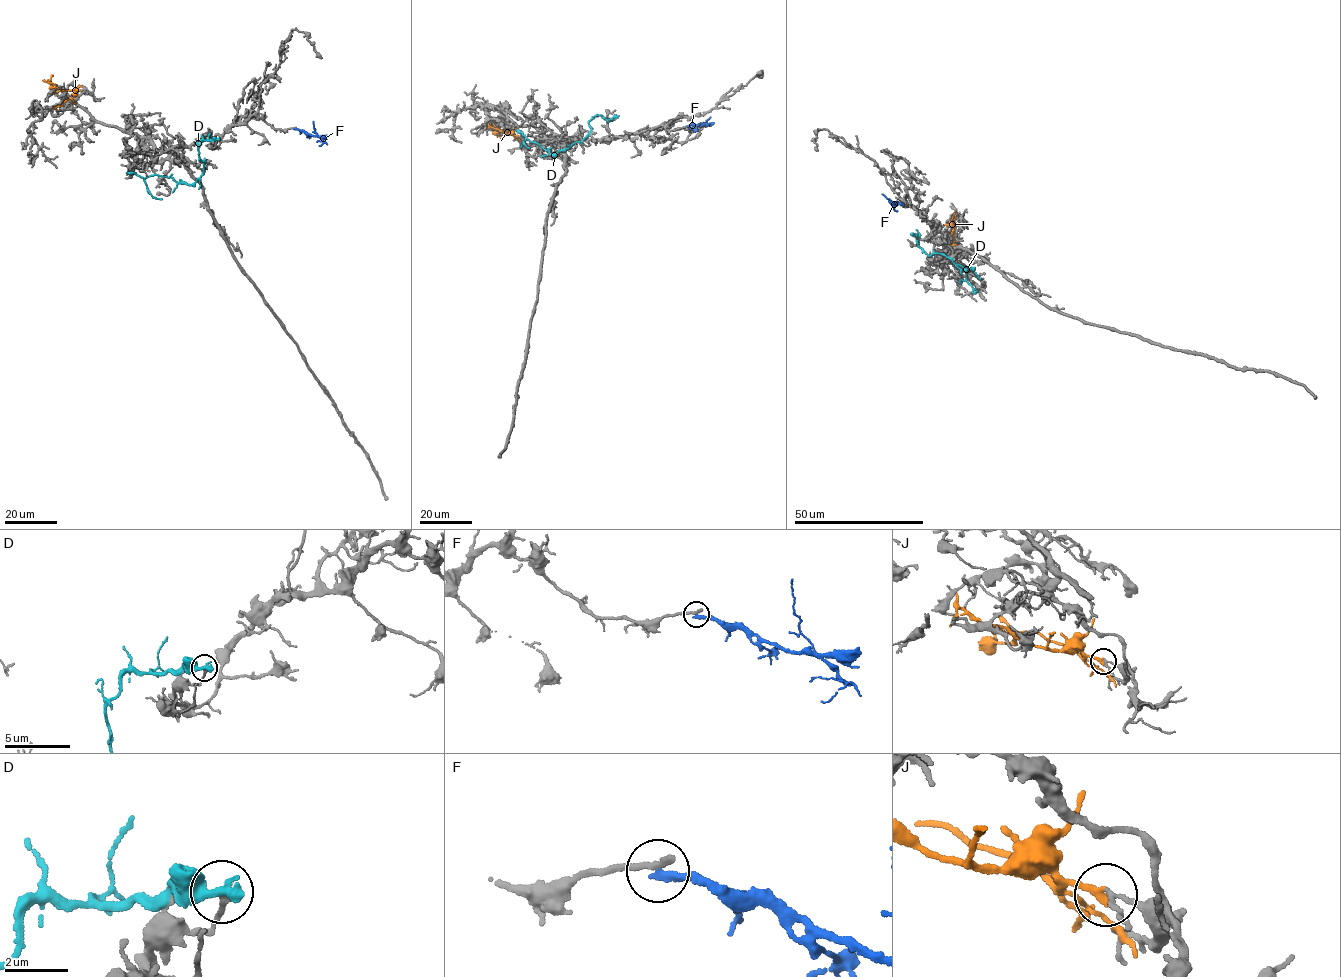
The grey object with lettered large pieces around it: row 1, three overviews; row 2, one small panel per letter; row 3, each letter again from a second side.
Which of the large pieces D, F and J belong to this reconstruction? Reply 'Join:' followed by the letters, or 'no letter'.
Join: no letter

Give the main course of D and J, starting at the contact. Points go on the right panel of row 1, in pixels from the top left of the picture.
D: (912, 234), (929, 256), (944, 254), (973, 270), (966, 279), (972, 292), (976, 290)
J: (951, 219), (952, 226), (956, 211)

